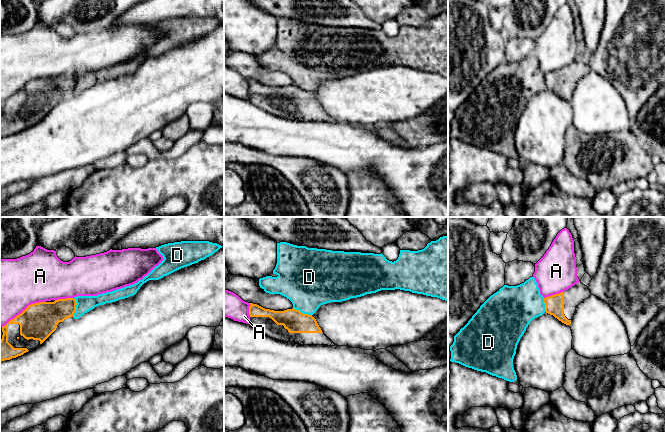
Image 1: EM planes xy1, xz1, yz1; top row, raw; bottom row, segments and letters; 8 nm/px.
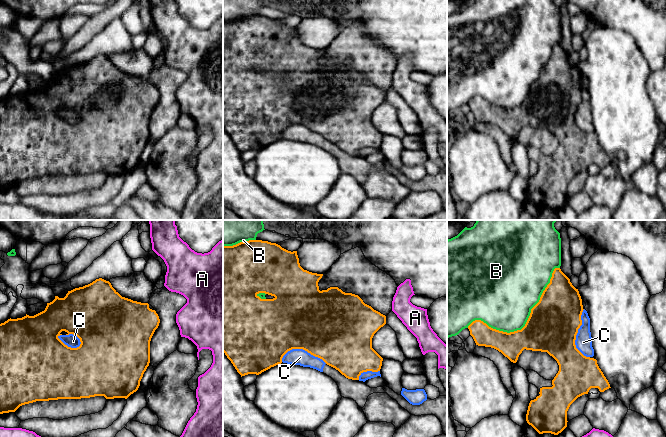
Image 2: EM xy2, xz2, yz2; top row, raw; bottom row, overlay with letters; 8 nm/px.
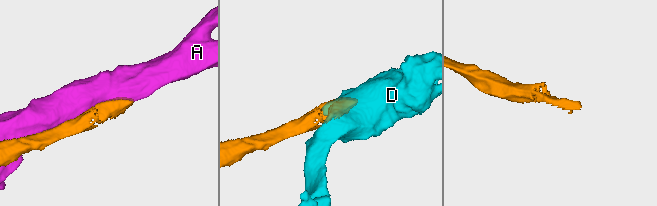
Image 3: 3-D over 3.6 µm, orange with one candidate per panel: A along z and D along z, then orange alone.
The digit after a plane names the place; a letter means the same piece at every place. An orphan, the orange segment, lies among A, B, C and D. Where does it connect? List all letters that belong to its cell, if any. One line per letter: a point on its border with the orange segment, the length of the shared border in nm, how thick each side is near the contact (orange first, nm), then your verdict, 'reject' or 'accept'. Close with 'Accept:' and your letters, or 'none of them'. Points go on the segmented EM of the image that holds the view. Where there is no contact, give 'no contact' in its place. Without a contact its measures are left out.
A: xy1 (24, 310) | 400 nm | 300/500 nm | reject
B: yz2 (526, 323) | 900 nm | 400/460 nm | reject
C: yz2 (576, 334) | 400 nm | 400/140 nm | reject
D: xy1 (75, 307) | 150 nm | 220/130 nm | accept
Accept: D

